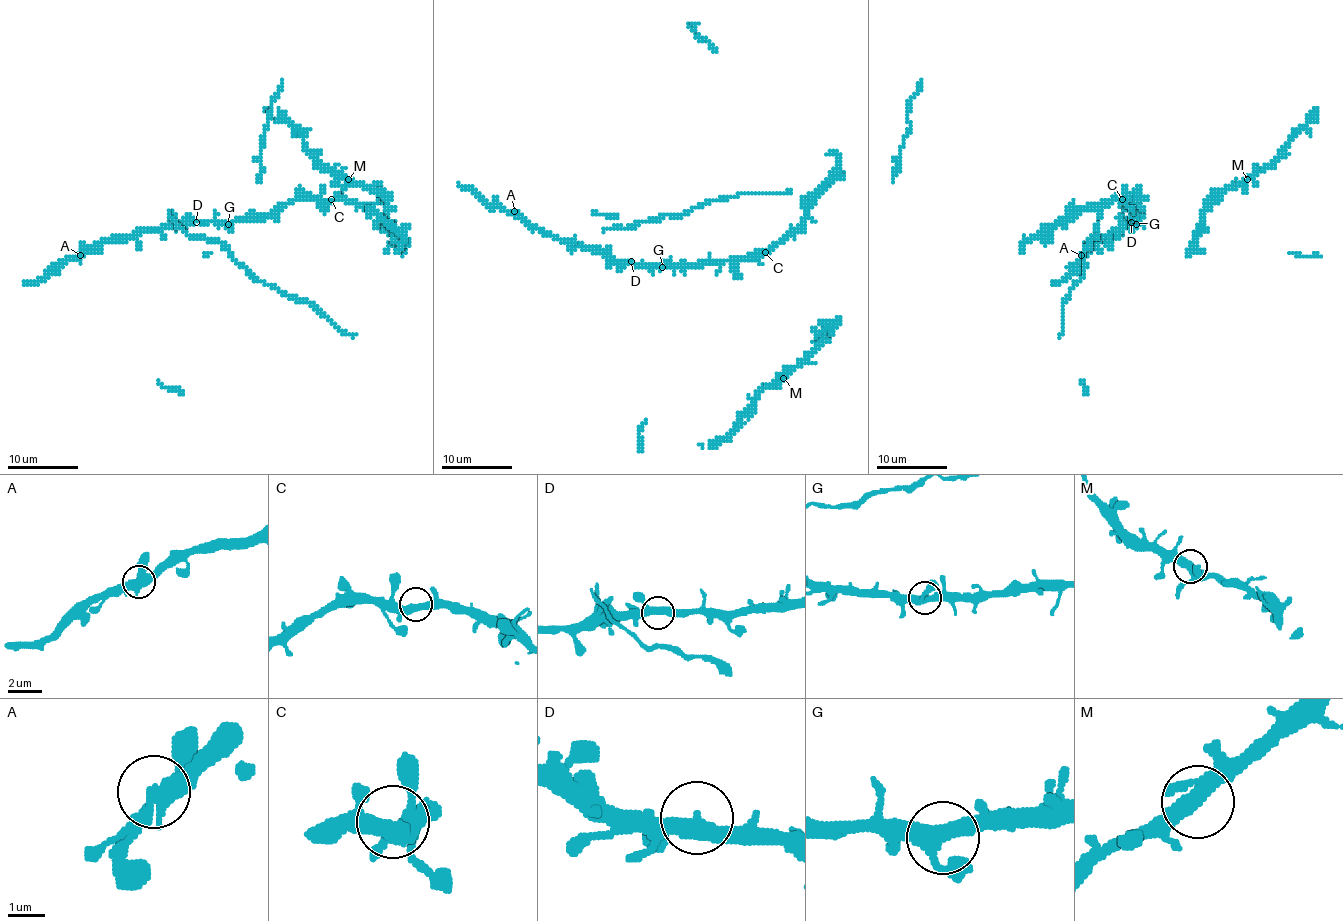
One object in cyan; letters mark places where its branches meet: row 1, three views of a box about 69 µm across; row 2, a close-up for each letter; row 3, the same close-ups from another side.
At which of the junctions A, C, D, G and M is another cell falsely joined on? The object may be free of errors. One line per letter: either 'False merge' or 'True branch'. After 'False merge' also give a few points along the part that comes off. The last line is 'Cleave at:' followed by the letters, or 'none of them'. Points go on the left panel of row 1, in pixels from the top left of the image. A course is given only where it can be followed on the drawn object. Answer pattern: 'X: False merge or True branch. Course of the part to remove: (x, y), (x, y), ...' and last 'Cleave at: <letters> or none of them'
A: True branch
C: True branch
D: True branch
G: True branch
M: True branch
Cleave at: none of them

